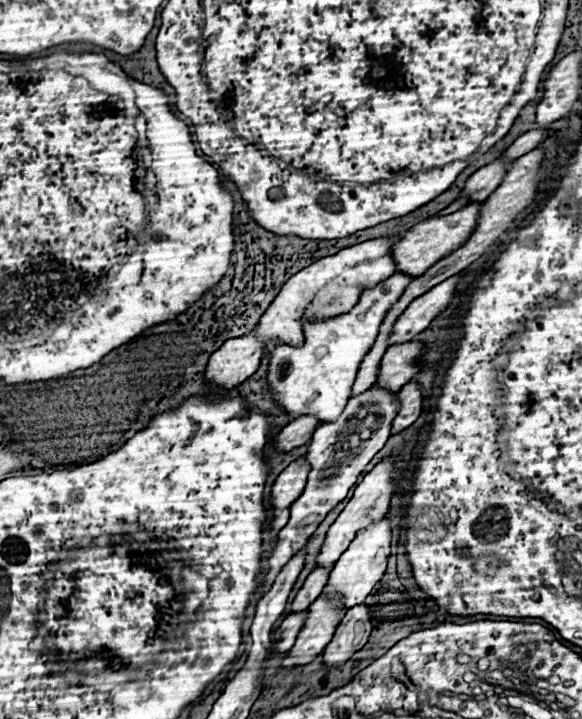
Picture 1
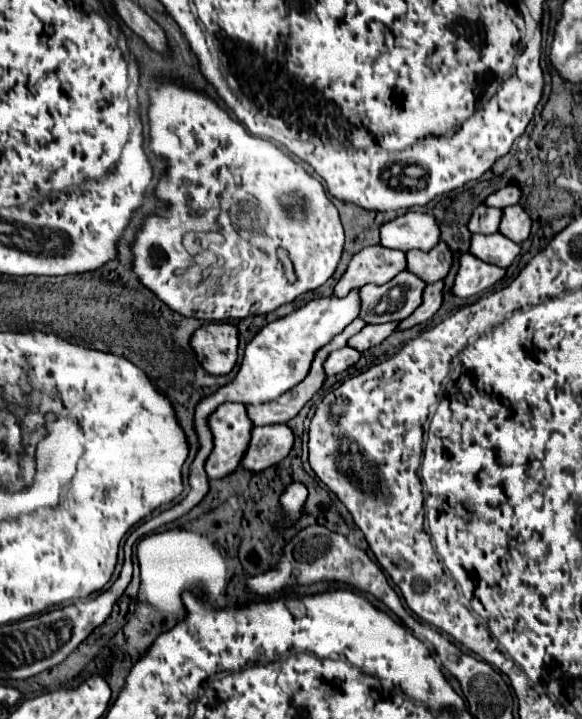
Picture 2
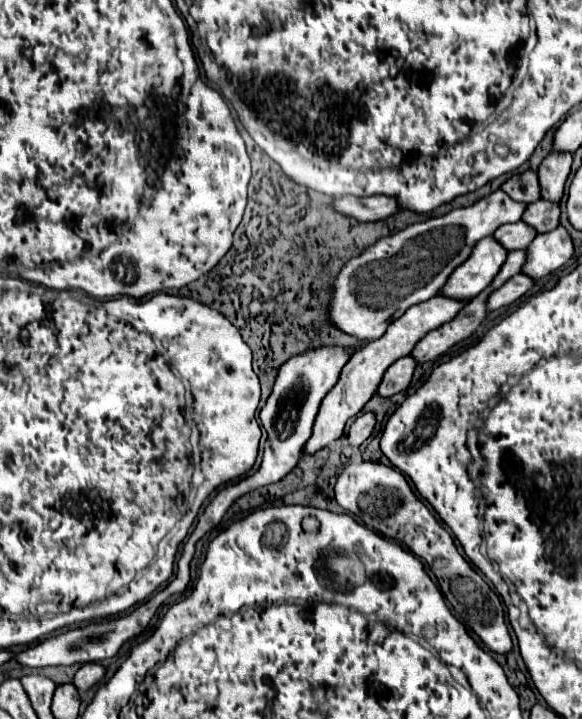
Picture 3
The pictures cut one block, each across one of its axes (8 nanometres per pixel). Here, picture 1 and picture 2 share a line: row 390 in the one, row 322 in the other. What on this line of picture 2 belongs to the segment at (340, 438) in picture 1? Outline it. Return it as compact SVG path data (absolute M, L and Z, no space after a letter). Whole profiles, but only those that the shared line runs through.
M400 272L390 282L376 286L370 284L360 288L360 314L366 324L386 324L386 322L400 322L408 318L422 302L422 290L426 284L410 272Z

